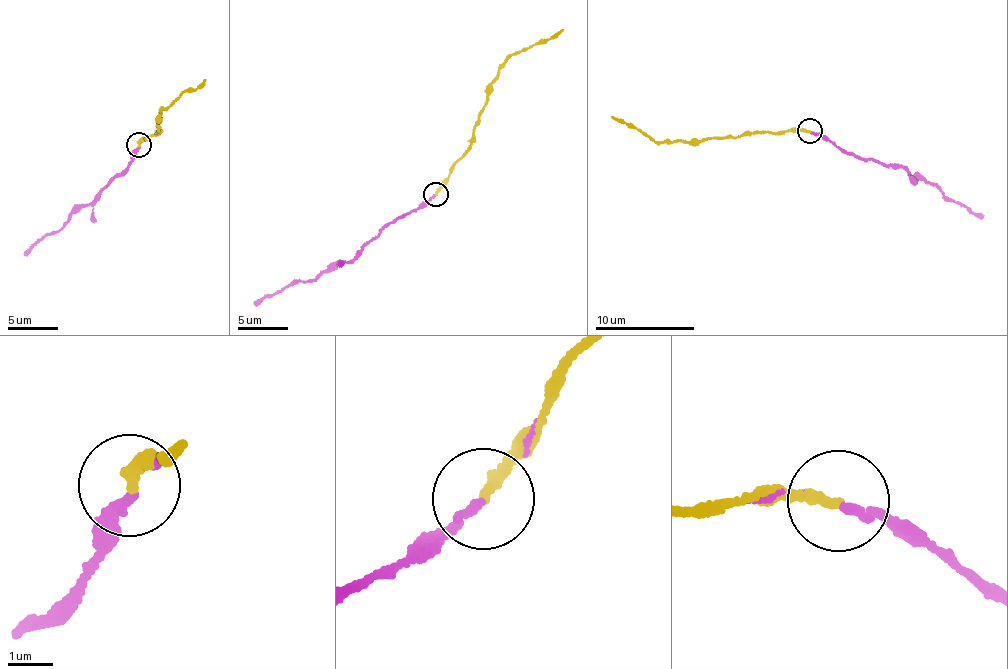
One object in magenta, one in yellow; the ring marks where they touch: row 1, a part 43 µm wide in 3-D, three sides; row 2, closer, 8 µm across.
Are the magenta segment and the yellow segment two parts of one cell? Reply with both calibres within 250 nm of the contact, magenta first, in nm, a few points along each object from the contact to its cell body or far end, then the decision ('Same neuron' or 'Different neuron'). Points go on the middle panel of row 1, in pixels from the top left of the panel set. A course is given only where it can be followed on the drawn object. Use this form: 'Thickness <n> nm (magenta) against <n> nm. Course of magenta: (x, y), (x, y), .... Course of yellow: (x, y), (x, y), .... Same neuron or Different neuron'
Thickness 140 nm (magenta) against 240 nm. Course of magenta: (435, 194), (386, 225), (353, 260), (332, 263), (313, 279), (280, 287), (254, 304). Course of yellow: (435, 194), (470, 144), (479, 112), (486, 101), (487, 86), (504, 63), (536, 43), (556, 37), (564, 30). Same neuron

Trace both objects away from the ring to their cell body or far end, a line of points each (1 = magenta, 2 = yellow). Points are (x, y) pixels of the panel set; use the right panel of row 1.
1: (810, 131), (844, 152), (903, 167), (914, 177), (937, 187), (956, 204), (983, 219)
2: (810, 131), (752, 133), (692, 143), (665, 142), (612, 116)

